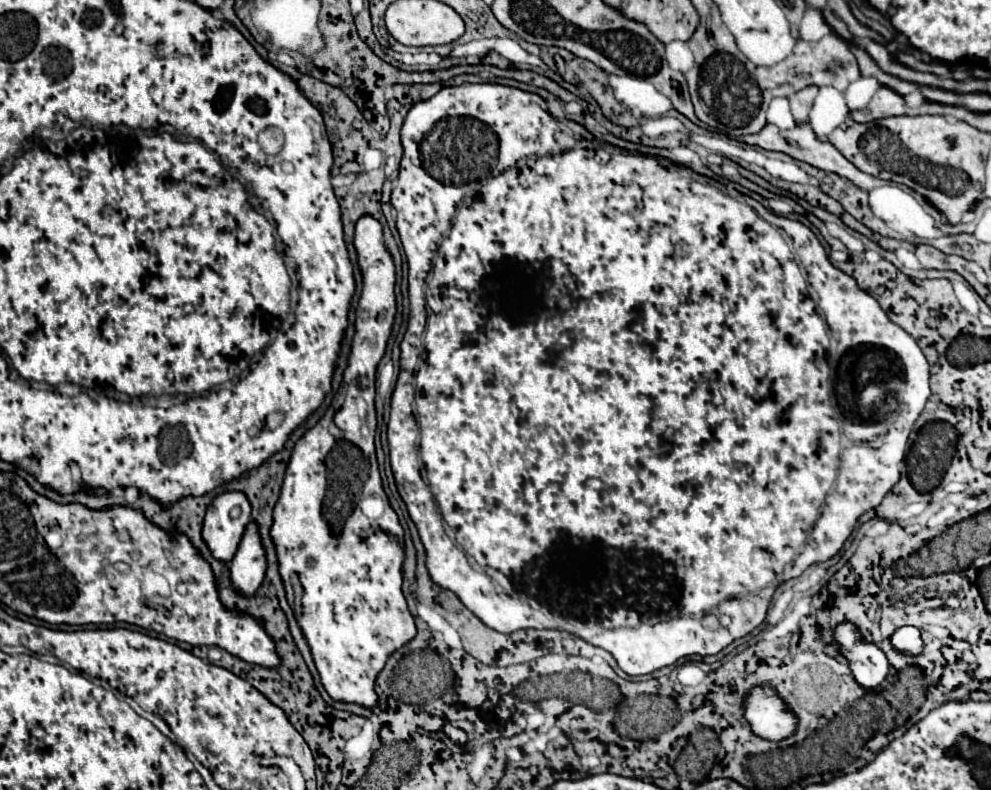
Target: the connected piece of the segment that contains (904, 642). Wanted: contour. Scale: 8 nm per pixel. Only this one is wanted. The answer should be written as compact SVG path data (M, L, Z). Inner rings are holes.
M902 626L890 638L894 650L906 656L920 656L924 650L924 640L916 626Z

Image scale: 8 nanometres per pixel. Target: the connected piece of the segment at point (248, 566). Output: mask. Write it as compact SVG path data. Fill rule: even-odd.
M254 522L248 524L242 542L238 546L238 552L234 560L228 566L230 570L230 580L234 590L242 596L254 596L264 580L266 572L266 556L260 544L258 528Z

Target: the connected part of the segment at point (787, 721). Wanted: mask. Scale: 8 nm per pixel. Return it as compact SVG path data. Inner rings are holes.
M752 690L748 700L744 700L744 710L752 732L763 739L778 742L792 736L796 730L794 714L784 708L782 700L772 690Z

